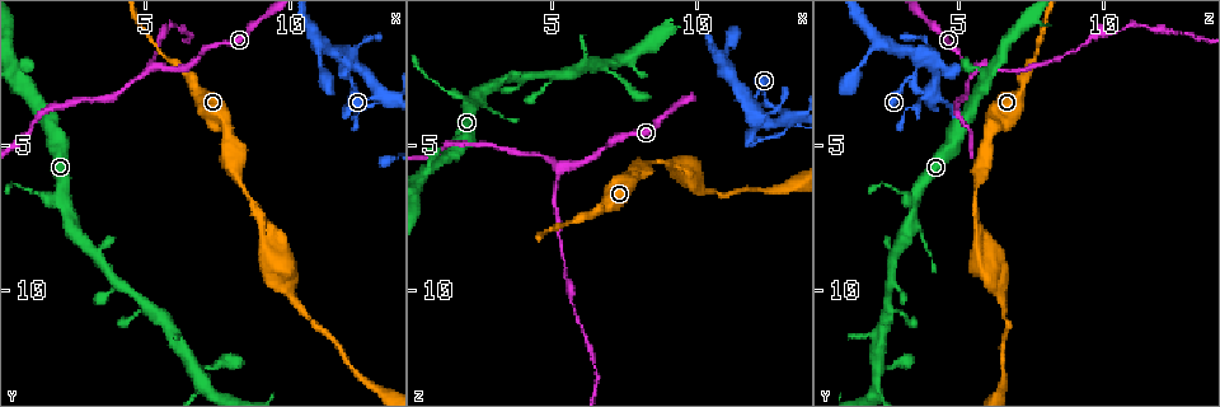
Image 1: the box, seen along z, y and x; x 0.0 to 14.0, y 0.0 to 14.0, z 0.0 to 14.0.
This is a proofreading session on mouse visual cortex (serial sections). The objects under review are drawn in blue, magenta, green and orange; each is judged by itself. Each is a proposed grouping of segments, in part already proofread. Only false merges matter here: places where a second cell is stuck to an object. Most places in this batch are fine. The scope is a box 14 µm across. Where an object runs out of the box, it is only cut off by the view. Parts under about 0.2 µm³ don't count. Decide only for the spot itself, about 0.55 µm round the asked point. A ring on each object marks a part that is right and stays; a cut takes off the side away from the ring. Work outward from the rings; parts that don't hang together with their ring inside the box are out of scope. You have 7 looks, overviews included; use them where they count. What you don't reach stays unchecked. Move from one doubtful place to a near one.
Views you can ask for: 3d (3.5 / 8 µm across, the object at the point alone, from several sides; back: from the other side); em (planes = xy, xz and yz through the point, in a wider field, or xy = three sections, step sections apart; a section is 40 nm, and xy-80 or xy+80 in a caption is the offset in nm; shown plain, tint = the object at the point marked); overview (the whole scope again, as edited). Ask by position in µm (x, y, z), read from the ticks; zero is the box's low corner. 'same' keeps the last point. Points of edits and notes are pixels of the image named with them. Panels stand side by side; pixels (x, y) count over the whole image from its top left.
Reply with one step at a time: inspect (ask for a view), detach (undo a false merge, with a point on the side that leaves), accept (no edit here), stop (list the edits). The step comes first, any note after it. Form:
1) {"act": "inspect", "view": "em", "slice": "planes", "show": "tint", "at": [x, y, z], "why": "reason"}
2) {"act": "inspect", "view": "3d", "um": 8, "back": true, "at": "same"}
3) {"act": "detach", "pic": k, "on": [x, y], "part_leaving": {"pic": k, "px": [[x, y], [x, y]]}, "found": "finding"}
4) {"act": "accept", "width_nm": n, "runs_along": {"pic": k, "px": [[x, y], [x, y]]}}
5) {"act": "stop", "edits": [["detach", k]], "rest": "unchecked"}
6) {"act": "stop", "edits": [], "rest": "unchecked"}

{"act": "inspect", "view": "3d", "um": 3.5, "at": [13.2, 3.2, 4.2], "why": "side arm on a straight run"}

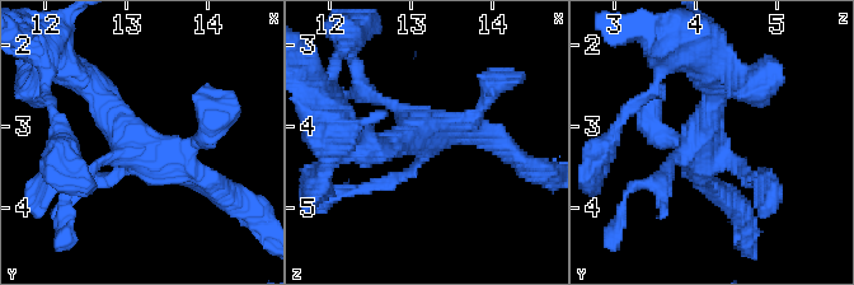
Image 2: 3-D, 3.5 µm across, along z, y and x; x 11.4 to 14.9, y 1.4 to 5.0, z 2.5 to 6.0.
{"act": "inspect", "view": "em", "slice": "xy", "step": 2, "show": "tint", "at": [13.10, 3.20, 4.15], "why": "need the tissue"}

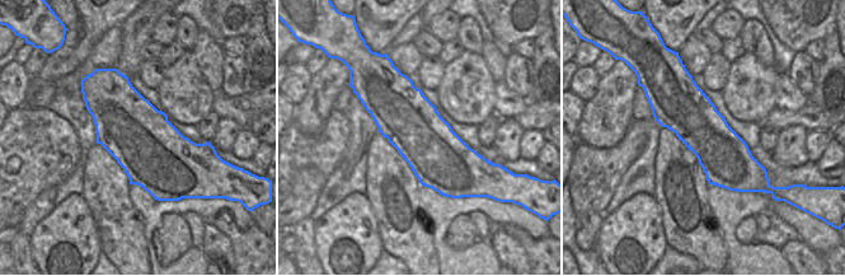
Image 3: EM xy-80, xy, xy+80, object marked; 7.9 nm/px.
{"act": "accept", "width_nm": 460, "runs_along": {"pic": 2, "px": [[713, 79], [703, 138], [752, 177]]}, "found": "all the same cell"}

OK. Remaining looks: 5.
{"act": "inspect", "view": "em", "slice": "xy", "step": 2, "show": "tint", "at": [10.3, 10.6, 6.6], "why": "sudden change in width"}

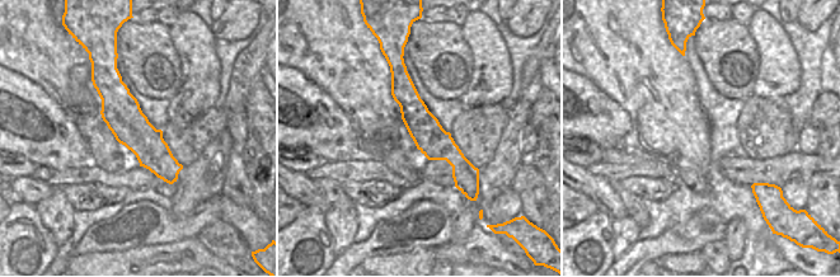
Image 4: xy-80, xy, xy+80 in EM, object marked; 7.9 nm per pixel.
{"act": "inspect", "view": "3d", "um": 3.5, "at": "same"}

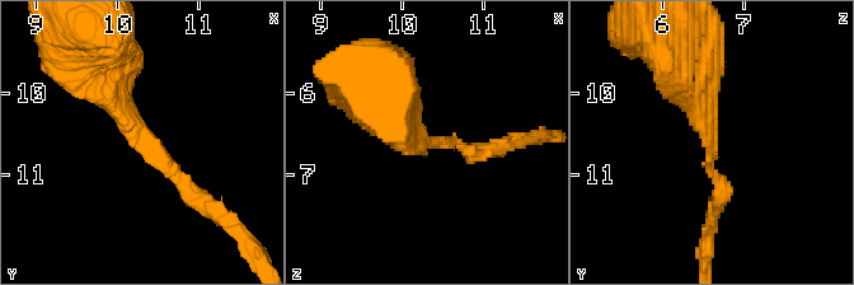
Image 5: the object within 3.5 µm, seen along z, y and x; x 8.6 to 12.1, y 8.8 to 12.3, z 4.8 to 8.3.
{"act": "accept", "arm_widths_nm": [150, 350], "found": "continuous, no second cell"}

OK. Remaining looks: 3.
{"act": "inspect", "view": "3d", "um": 8, "at": [6.7, 3.0, 7.3], "why": "sudden change in width"}

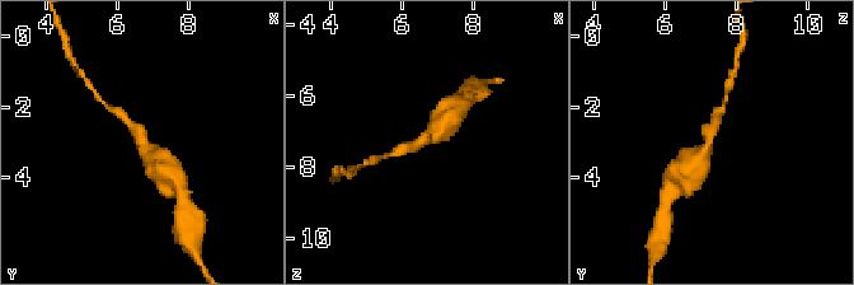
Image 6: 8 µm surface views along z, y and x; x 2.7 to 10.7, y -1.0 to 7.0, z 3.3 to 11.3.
{"act": "inspect", "view": "3d", "um": 3.5, "at": [6.7, 2.9, 7.2], "why": "zoom in"}

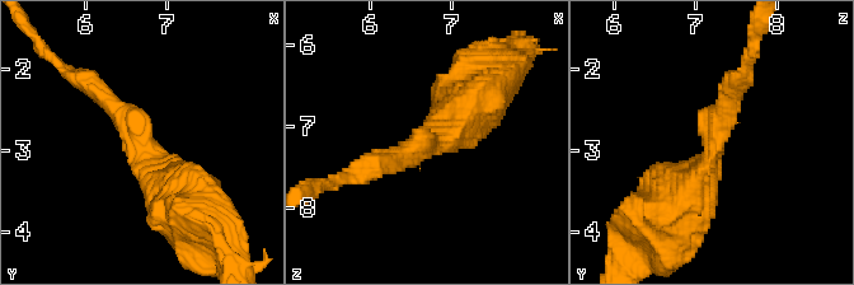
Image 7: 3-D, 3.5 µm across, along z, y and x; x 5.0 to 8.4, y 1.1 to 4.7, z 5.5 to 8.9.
{"act": "inspect", "view": "em", "slice": "xy", "step": 3, "show": "tint", "at": [6.70, 2.90, 7.25], "arm_widths_nm": [250, 600]}

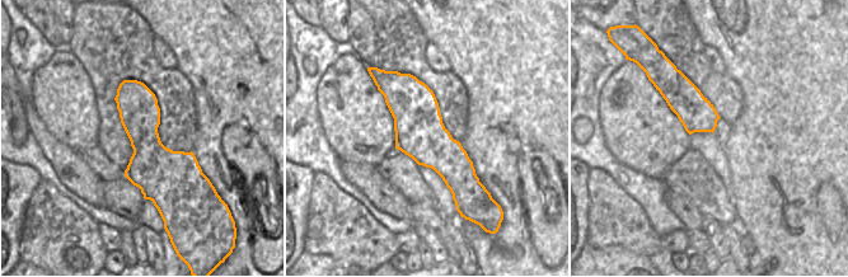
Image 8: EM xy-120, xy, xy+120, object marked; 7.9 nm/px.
{"act": "accept", "runs_along": {"pic": 7, "px": [[192, 197], [87, 80]]}, "found": "continuous, no second cell"}

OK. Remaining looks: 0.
{"act": "stop", "edits": [], "rest": "unchecked"}

